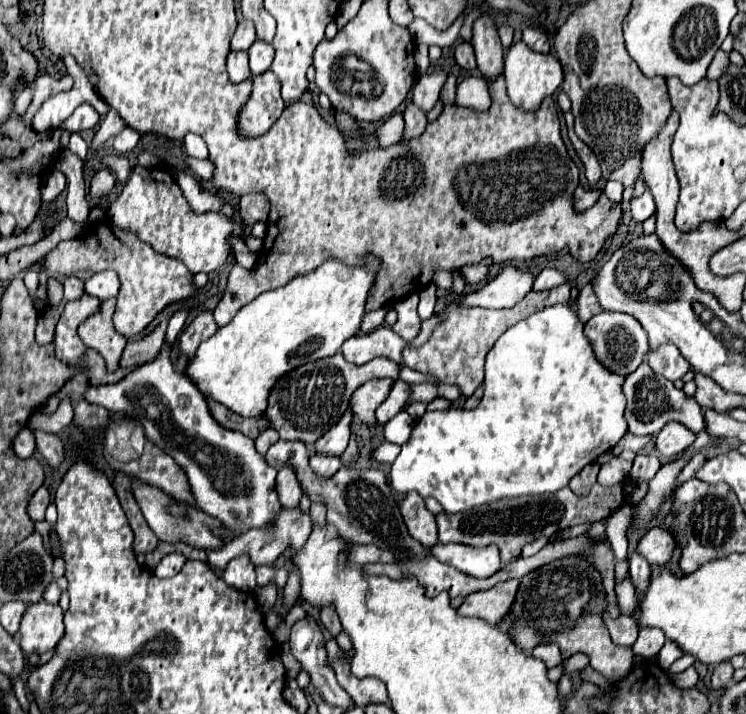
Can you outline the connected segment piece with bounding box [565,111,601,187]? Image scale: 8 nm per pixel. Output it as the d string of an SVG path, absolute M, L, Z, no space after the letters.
M571 111L565 113L565 121L567 121L567 129L569 129L569 139L571 139L575 151L579 153L579 157L581 157L581 161L583 161L583 165L585 165L585 175L587 175L591 187L595 187L597 181L601 179L601 167L599 167L599 163L597 163L597 157L595 157L595 153L591 153L589 147L575 135L575 131L573 131L573 113L571 113Z

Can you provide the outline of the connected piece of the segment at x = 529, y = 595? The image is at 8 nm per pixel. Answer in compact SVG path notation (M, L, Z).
M573 555L555 563L543 565L521 579L515 601L509 613L497 623L497 629L507 633L517 647L531 653L533 647L555 643L563 659L583 651L590 658L590 665L607 681L617 683L632 669L634 653L630 647L615 645L603 621L605 589L597 567L585 555Z

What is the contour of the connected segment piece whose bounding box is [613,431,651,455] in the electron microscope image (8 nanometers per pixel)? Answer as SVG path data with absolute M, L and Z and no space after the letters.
M629 431L623 435L623 439L613 447L613 453L615 455L619 455L619 453L623 453L625 449L629 449L629 451L641 451L647 443L651 441L651 435L631 435Z

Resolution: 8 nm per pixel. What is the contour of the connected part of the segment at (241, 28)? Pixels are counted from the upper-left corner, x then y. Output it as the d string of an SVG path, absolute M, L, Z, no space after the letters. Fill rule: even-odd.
M241 19L239 25L237 25L237 31L235 31L233 39L231 39L231 49L247 51L253 45L255 39L257 39L255 37L255 25L251 21L247 21L247 19Z

